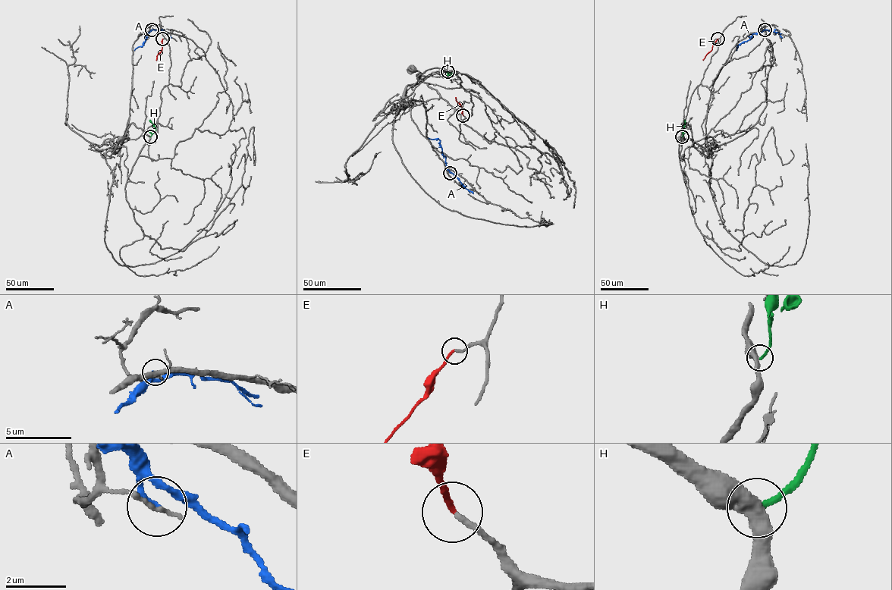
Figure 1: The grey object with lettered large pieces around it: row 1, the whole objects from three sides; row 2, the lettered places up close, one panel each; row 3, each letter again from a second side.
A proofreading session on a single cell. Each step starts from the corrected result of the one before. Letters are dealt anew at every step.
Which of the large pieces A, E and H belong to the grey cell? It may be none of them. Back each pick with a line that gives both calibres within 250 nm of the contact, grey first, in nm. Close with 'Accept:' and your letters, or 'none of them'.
E: 190/180 nm
Accept: E

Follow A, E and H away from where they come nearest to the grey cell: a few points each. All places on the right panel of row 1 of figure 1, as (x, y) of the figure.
A: (764, 29), (752, 34), (750, 39), (738, 45), (736, 50)
E: (717, 39), (702, 60)
H: (682, 136), (684, 120)

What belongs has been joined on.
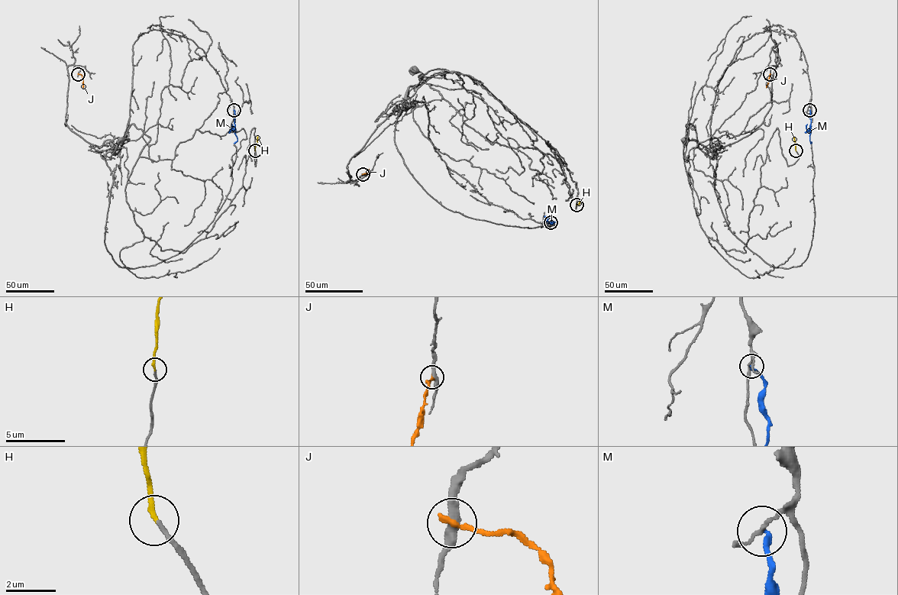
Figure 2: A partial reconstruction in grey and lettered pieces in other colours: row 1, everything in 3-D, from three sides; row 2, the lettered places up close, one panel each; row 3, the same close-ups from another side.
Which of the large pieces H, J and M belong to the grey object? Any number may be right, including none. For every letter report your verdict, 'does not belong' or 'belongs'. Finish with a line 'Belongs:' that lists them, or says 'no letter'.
H: belongs
J: does not belong
M: does not belong
Belongs: H

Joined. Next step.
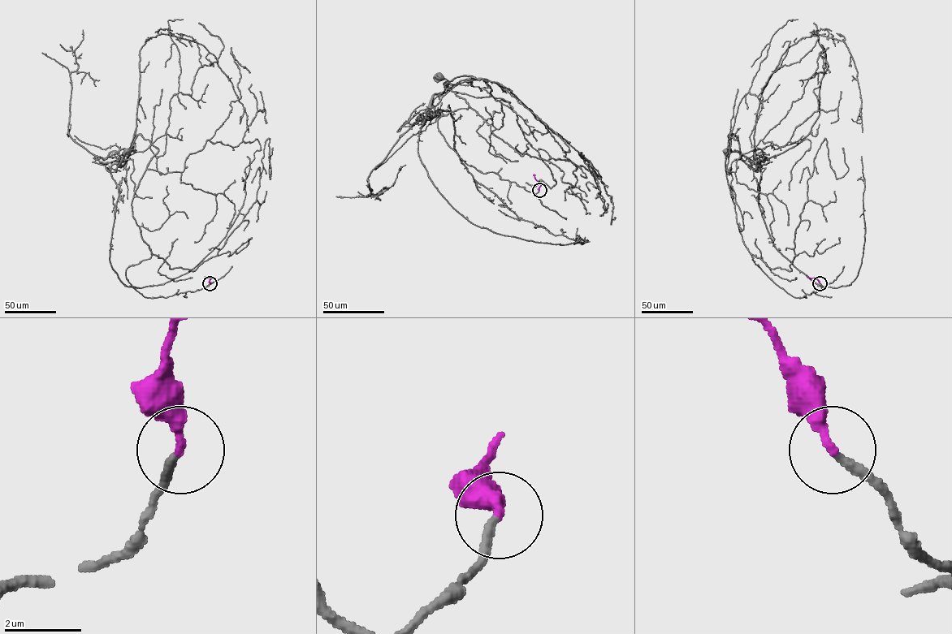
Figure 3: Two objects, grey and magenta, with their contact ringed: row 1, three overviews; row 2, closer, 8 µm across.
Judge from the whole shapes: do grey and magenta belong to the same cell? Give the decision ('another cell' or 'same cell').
same cell

